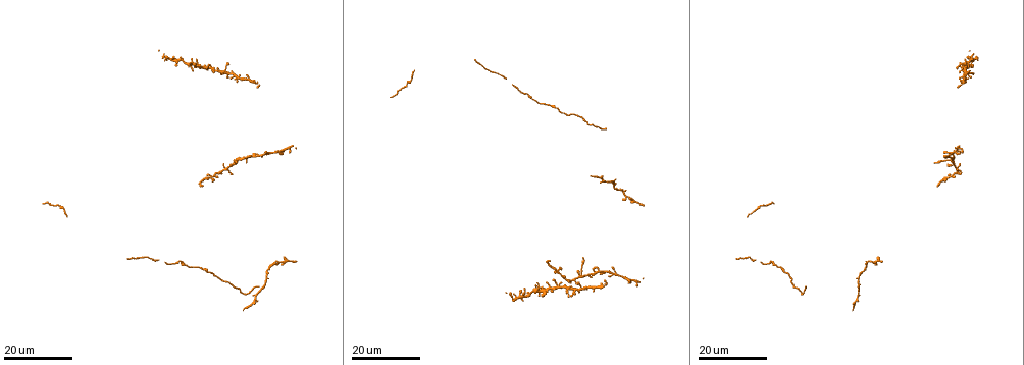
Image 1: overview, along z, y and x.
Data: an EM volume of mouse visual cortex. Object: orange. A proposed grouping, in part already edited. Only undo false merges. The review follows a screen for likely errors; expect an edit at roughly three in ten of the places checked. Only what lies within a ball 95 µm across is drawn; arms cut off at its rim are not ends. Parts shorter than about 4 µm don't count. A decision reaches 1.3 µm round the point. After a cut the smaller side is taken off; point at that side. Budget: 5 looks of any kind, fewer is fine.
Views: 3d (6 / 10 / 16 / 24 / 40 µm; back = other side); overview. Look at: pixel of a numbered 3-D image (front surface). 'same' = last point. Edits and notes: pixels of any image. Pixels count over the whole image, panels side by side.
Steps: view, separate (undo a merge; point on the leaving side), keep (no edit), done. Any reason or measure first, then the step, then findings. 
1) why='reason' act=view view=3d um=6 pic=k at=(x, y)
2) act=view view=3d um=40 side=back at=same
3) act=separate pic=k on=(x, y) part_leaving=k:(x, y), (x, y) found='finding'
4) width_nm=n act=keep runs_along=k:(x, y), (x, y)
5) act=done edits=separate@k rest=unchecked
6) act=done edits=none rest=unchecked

why='three arms meet' act=view view=3d um=24 pic=1 at=(615, 272)

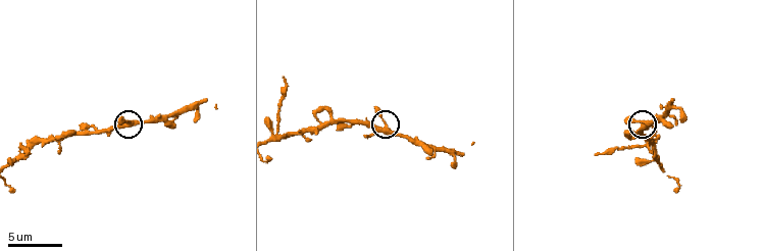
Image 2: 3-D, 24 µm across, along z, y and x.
act=view view=3d um=10 pic=2 at=(128, 122)

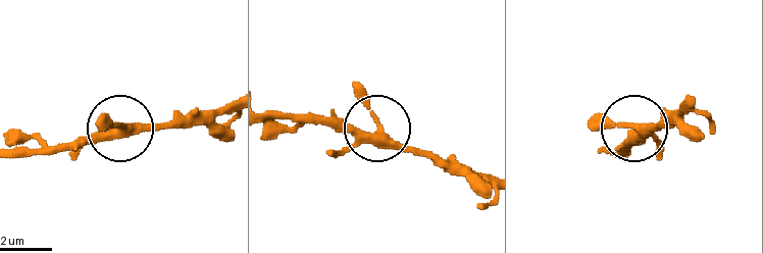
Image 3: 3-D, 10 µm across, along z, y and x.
side_arm_um=9 act=keep runs_along=3:(14, 150), (73, 148), (126, 129), (183, 129) found='all the same neuron'

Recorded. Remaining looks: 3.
why='three arms meet' act=view view=3d um=10 pic=2 at=(655, 153)

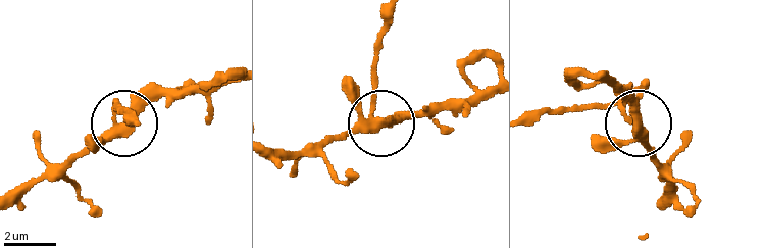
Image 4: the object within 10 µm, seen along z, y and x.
act=separate pic=4 on=(374, 83) part_leaving=4:(372, 117), (372, 64), (386, 12) found='two neurons meet here'

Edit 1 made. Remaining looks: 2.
why='four arms meet' act=view view=3d um=16 pic=1 at=(210, 179)

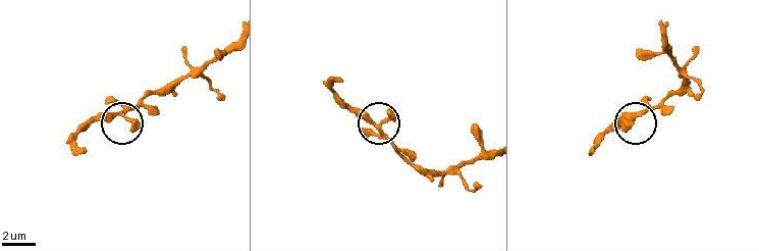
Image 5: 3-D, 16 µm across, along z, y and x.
why='closer look' act=view view=3d um=10 pic=5 at=(639, 114)

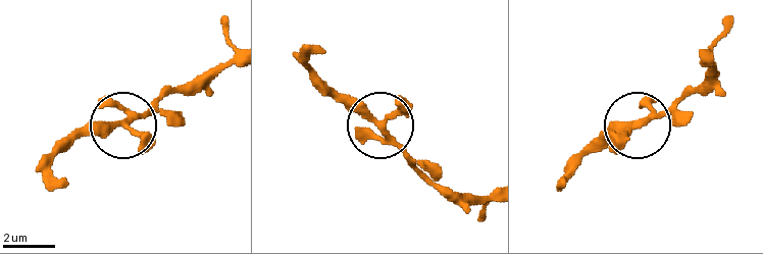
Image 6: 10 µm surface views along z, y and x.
act=keep runs_along=6:(311, 44), (313, 70), (331, 90), (410, 155), (434, 162) found='continuous, no second neuron'

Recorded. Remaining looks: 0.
act=done edits=separate@4 rest=unchecked

